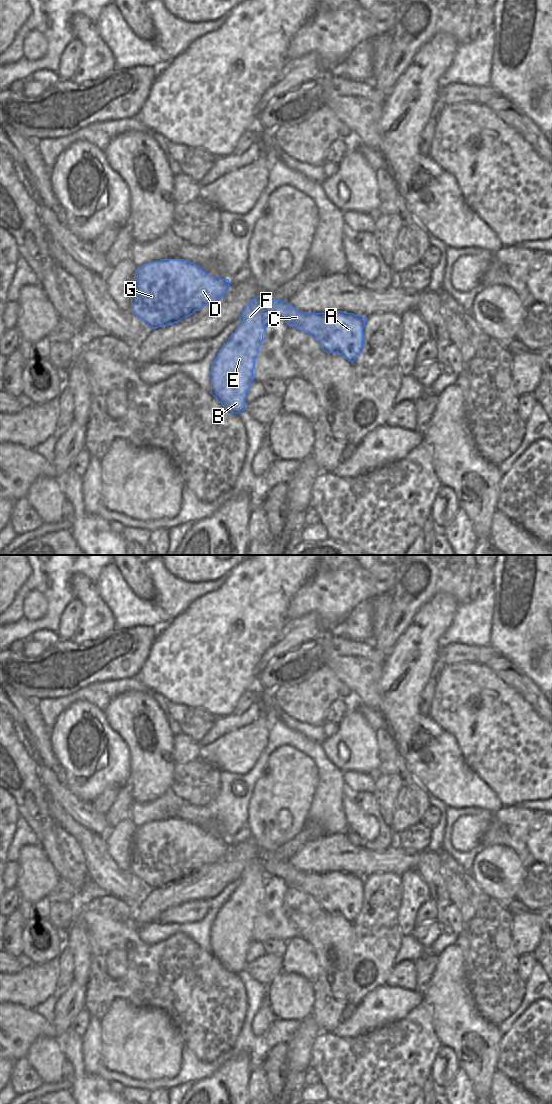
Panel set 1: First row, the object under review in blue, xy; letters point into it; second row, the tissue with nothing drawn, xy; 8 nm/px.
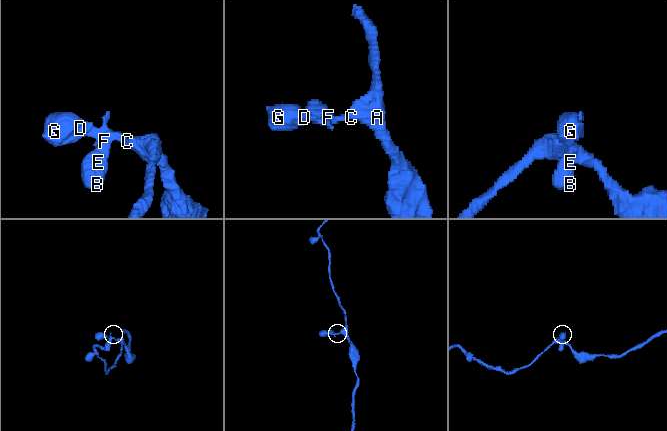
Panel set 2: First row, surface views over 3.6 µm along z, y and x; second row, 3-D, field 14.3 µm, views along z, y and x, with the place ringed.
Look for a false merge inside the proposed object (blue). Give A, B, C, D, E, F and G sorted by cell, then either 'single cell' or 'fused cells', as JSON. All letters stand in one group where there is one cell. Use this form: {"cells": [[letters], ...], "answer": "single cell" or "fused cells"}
{"cells": [["A", "C", "D", "G"], ["B", "E", "F"]], "answer": "fused cells"}

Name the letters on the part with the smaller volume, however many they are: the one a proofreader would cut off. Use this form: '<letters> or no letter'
B, E, F

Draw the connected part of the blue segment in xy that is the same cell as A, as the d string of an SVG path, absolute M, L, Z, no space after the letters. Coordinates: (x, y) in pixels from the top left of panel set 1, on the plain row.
M267 859L263 868L267 877L280 877L289 887L308 893L325 912L338 913L352 923L361 912L365 877L342 871L304 873L280 859Z

